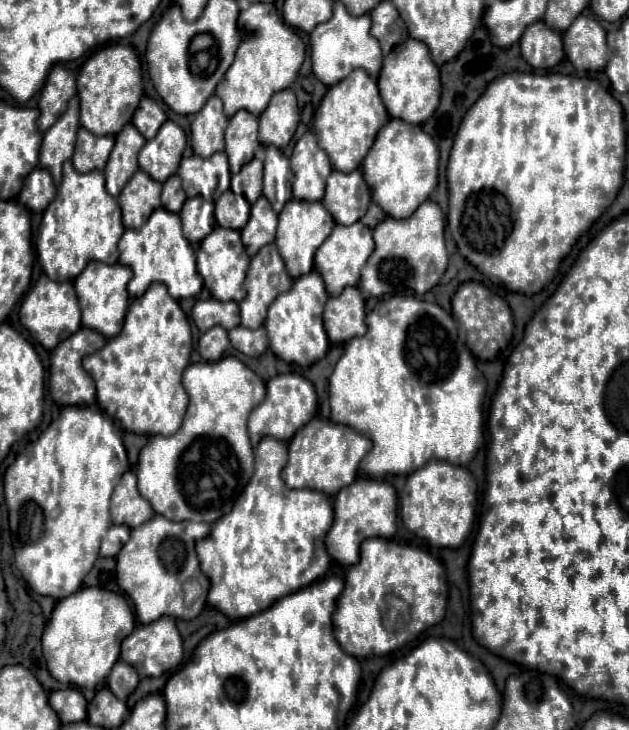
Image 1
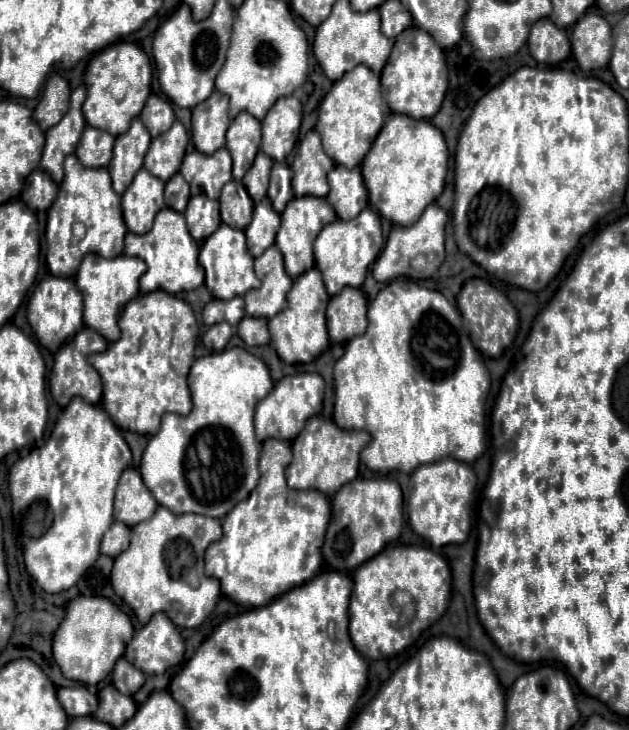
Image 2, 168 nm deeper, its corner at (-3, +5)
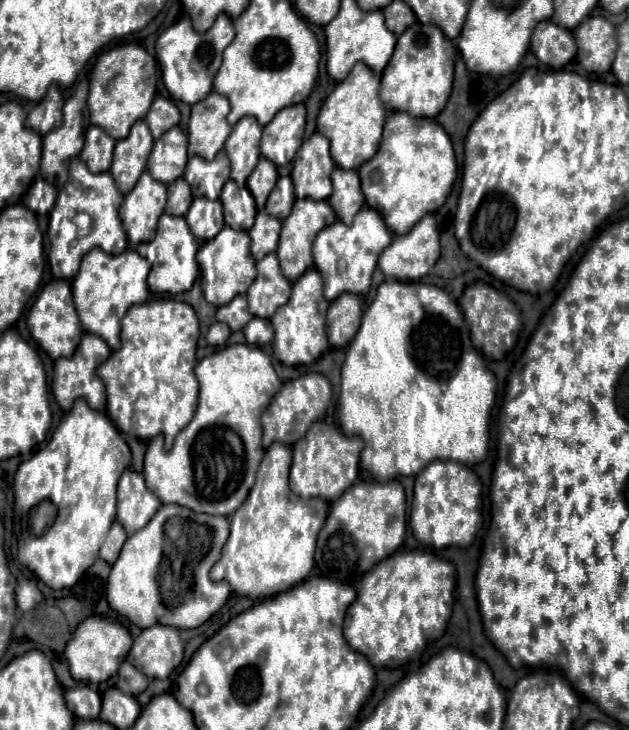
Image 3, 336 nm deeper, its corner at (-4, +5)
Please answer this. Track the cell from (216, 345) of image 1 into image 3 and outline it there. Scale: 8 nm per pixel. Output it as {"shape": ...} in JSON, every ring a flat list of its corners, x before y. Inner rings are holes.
{"shape":[[212,323,210,325,210,331,206,335,206,341,212,345,212,347,220,347,228,341,230,337,230,327,226,323]]}

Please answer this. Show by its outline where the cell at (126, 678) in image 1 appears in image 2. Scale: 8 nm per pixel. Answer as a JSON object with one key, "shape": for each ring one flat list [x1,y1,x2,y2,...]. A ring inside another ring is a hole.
{"shape":[[123,657,115,663,113,667,113,685,123,693,123,695,133,695,135,691,139,691,139,687,145,681,143,671,139,671,135,665,127,663]]}

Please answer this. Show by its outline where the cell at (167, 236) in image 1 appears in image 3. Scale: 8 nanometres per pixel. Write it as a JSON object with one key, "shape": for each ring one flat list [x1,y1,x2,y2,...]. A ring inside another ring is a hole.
{"shape":[[162,215,160,221,158,221,156,237,148,243,141,243,136,250,148,259,152,265,152,271,148,275,148,285,150,285,150,291,154,291,154,293,182,293,182,291,188,291,200,275,200,265,196,263,198,241,190,233,184,217]]}

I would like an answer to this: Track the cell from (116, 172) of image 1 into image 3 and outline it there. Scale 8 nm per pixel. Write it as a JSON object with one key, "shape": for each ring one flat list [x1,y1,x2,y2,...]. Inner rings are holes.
{"shape":[[136,121,130,127,130,135,116,143,110,173,124,195,132,191,138,177,146,169,146,161,152,151,152,145,154,145,154,139,144,121]]}

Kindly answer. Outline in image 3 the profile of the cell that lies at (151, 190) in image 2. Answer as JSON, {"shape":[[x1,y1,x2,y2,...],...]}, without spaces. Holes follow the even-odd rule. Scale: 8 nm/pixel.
{"shape":[[144,171,136,183,136,187,124,197,120,207,120,219,128,233,130,247,138,247,140,243,148,243,154,239,156,223,166,207,166,185,152,179,148,171]]}

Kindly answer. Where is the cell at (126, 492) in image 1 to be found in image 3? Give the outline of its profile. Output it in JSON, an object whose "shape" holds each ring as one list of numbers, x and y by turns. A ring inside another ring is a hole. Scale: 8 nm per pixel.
{"shape":[[126,469,118,481,116,515,126,533,134,535,144,527,160,505,160,499,144,485,144,475]]}

